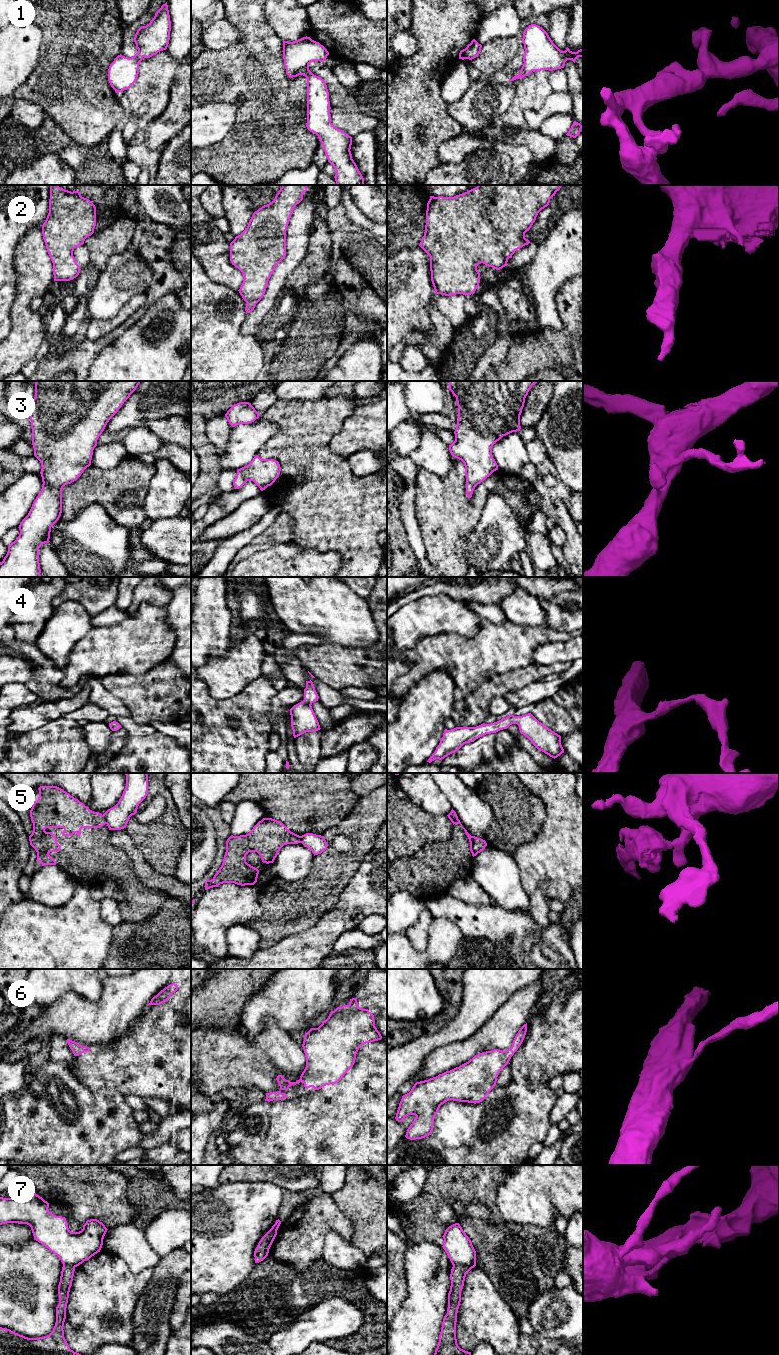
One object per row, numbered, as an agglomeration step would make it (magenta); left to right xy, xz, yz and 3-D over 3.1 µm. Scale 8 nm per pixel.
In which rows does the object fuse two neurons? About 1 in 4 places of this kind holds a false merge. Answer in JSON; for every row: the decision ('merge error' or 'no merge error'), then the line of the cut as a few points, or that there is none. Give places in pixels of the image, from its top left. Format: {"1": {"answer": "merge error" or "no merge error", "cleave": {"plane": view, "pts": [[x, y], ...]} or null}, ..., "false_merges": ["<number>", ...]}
{"1": {"answer": "no merge error", "cleave": null}, "2": {"answer": "no merge error", "cleave": null}, "3": {"answer": "no merge error", "cleave": null}, "4": {"answer": "no merge error", "cleave": null}, "5": {"answer": "merge error", "cleave": {"plane": "xy", "pts": [[102, 815], [106, 823]]}}, "6": {"answer": "no merge error", "cleave": null}, "7": {"answer": "merge error", "cleave": {"plane": "yz", "pts": [[453, 1264], [461, 1266], [475, 1265]]}}, "false_merges": ["5", "7"]}

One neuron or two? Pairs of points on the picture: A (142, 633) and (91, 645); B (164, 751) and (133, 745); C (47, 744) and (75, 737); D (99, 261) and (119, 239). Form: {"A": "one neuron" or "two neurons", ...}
{"A": "one neuron", "B": "one neuron", "C": "one neuron", "D": "one neuron"}

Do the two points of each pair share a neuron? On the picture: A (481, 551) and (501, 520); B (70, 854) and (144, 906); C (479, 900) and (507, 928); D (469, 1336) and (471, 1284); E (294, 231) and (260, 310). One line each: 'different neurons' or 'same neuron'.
A: same neuron
B: same neuron
C: different neurons
D: same neuron
E: same neuron

